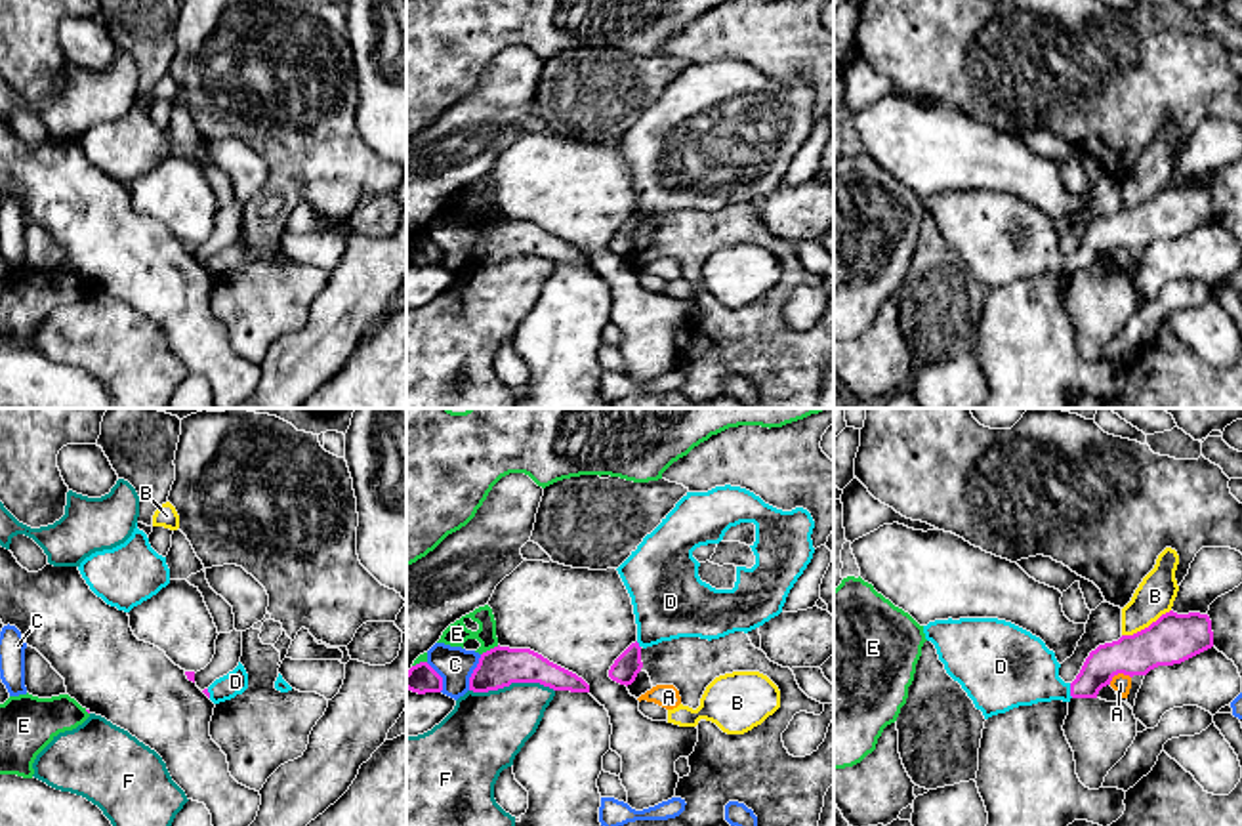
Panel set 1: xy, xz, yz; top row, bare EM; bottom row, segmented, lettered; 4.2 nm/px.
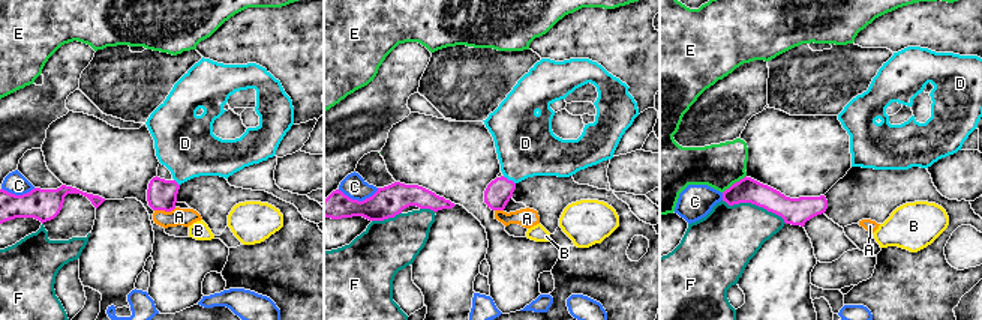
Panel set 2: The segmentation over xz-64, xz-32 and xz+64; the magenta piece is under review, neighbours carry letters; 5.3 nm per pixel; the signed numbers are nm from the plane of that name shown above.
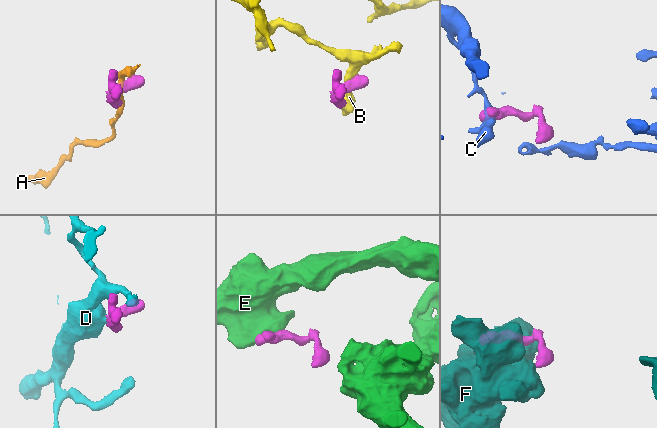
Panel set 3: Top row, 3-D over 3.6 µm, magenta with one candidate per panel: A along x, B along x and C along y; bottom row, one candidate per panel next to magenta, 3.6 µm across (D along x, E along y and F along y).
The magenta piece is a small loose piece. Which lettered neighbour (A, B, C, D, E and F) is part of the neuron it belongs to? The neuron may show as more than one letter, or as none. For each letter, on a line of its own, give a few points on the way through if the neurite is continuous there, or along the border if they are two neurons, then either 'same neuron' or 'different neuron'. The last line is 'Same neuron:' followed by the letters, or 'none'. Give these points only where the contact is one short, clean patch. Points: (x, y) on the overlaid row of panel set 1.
A: along yz (1130, 676), (1117, 674), (1109, 683) | different neuron
B: along yz (1170, 609), (1147, 626), (1122, 636) | different neuron
C: different neuron
D: across yz (1118, 657), (1071, 691), (1044, 685), (1017, 668) | same neuron
E: different neuron
F: different neuron
Same neuron: D

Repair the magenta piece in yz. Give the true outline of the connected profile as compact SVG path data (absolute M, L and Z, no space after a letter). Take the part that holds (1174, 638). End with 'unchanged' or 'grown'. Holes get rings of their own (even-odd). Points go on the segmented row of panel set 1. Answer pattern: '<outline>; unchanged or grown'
M1173 610L1149 628L1099 645L1072 683L1059 677L1055 652L1030 631L998 618L935 620L923 626L946 673L962 685L984 719L1019 706L1097 698L1112 677L1147 675L1213 647L1208 614Z; grown

